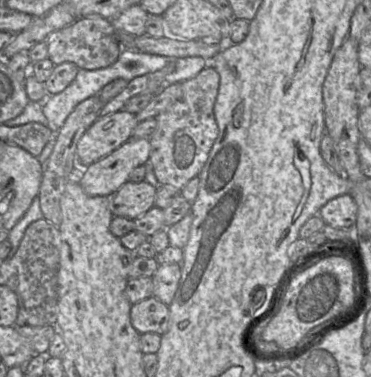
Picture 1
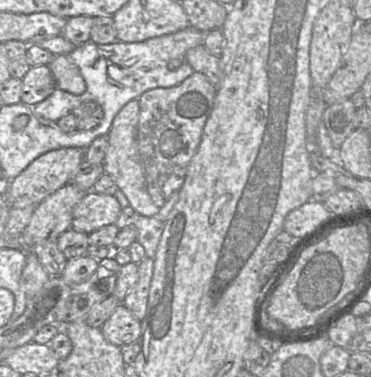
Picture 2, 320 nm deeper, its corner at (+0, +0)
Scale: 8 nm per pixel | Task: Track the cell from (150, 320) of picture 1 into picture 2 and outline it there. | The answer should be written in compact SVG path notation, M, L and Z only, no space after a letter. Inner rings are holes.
M120 303L100 329L108 342L122 347L139 340L141 321L136 319L131 311Z

